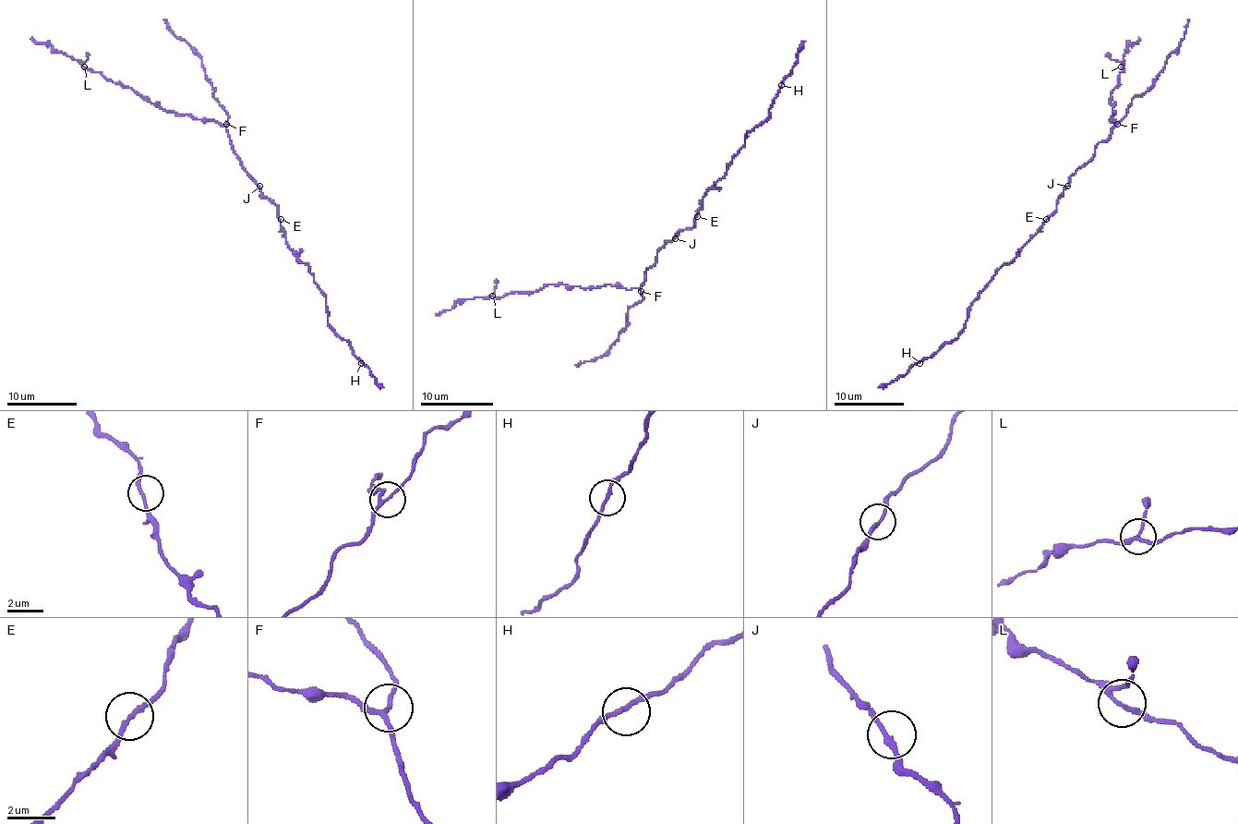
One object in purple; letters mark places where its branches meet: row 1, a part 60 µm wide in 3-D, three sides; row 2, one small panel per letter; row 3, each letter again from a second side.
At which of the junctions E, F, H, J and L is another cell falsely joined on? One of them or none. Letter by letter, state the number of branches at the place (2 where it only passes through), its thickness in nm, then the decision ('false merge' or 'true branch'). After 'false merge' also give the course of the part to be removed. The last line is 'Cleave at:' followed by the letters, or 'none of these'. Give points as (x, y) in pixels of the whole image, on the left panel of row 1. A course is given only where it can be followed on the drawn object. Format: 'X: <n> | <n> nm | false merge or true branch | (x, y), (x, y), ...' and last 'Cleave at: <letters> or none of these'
E: 2 | 180 nm | true branch
F: 3 | 160 nm | true branch
H: 2 | 180 nm | true branch
J: 2 | 200 nm | true branch
L: 3 | 160 nm | true branch
Cleave at: none of these

